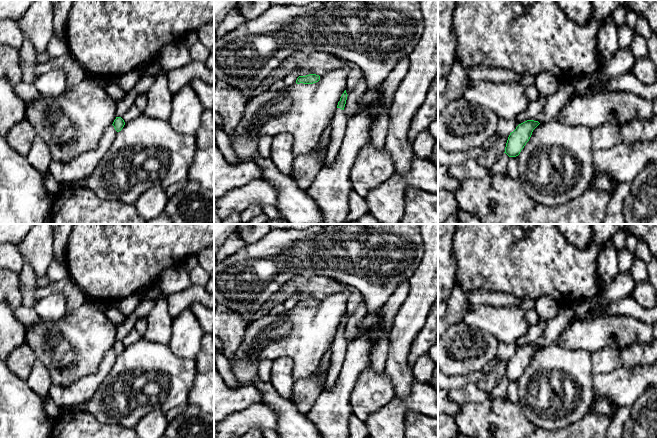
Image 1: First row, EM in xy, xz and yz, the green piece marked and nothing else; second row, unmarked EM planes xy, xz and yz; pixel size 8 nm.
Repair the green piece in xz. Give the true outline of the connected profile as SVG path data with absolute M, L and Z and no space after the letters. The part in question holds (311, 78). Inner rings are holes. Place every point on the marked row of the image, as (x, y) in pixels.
M309 74L306 76L299 76L296 80L297 84L303 83L303 84L313 84L320 80L320 76L316 74Z

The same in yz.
M527 120L519 124L516 129L510 133L505 152L509 157L516 157L520 154L526 143L529 141L533 130L539 125L538 121Z

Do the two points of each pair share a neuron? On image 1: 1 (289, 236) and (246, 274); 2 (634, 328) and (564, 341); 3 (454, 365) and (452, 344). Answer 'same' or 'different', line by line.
1: same
2: same
3: same

